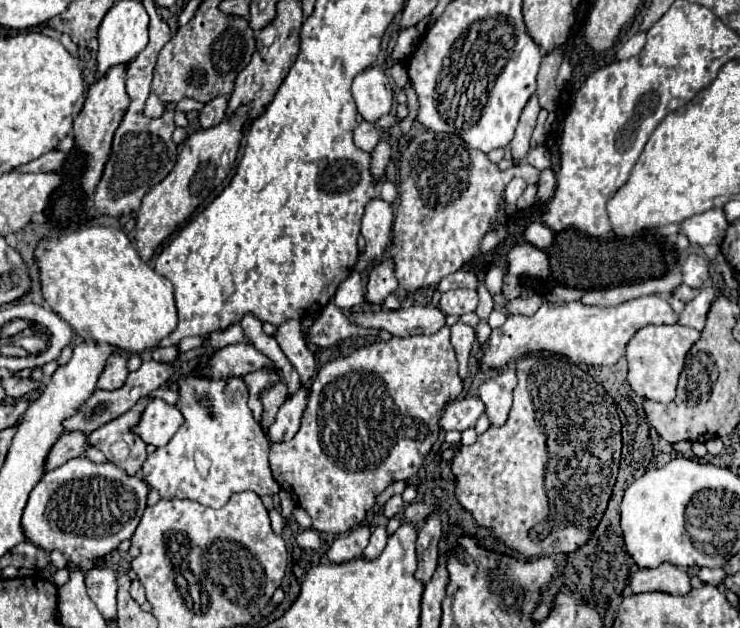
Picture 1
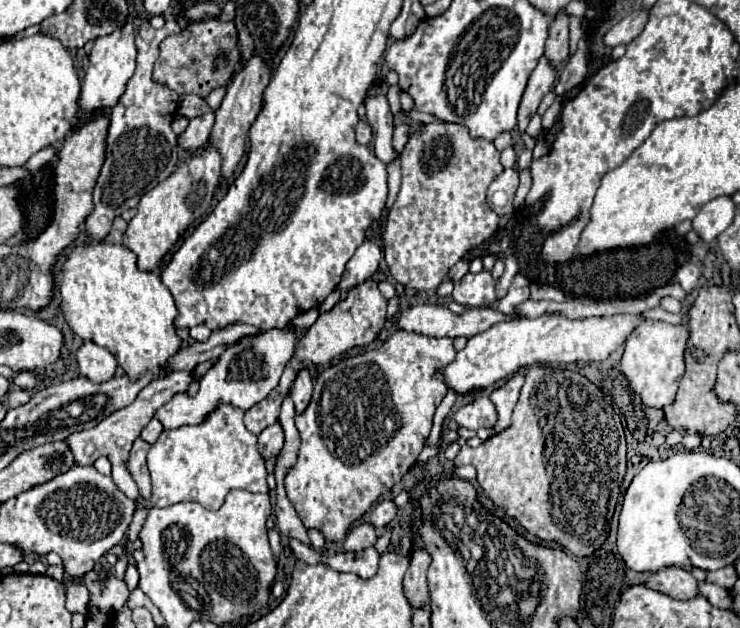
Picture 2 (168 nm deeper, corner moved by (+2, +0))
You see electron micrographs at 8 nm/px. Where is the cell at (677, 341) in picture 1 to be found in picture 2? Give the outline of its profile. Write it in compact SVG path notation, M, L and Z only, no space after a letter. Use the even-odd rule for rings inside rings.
M644 320L626 340L622 356L622 372L630 382L630 388L642 398L646 406L664 408L674 402L680 378L684 376L684 350L690 338L686 326L666 324L662 320Z

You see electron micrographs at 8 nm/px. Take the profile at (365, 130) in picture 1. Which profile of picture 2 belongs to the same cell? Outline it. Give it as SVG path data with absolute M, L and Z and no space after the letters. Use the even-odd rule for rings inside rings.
M360 120L356 126L356 140L358 140L358 144L370 144L372 142L372 128L364 120Z

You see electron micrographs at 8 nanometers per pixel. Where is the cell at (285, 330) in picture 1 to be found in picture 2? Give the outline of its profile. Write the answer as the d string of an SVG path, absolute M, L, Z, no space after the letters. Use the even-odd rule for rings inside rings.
M302 368L292 386L292 400L296 404L296 412L302 412L308 406L310 396L312 396L312 376L308 368Z

